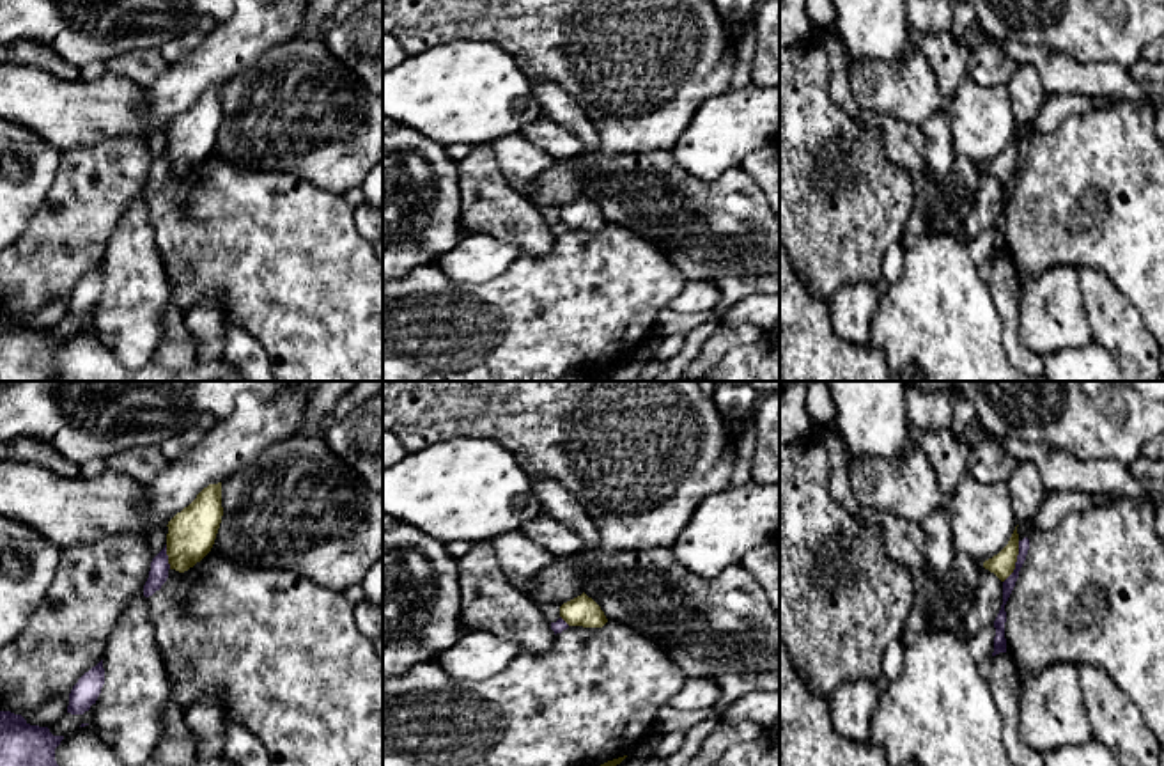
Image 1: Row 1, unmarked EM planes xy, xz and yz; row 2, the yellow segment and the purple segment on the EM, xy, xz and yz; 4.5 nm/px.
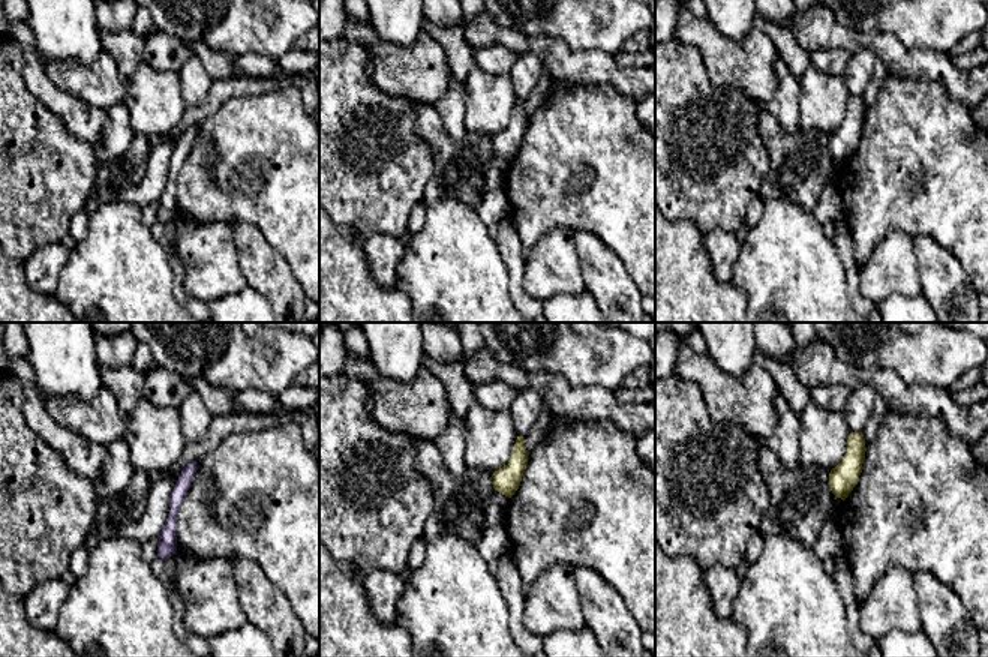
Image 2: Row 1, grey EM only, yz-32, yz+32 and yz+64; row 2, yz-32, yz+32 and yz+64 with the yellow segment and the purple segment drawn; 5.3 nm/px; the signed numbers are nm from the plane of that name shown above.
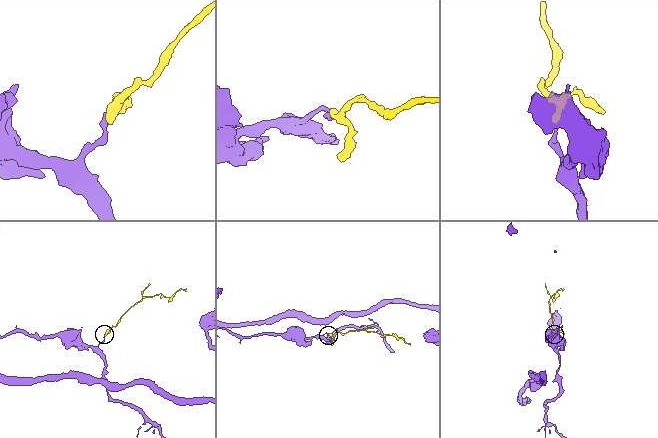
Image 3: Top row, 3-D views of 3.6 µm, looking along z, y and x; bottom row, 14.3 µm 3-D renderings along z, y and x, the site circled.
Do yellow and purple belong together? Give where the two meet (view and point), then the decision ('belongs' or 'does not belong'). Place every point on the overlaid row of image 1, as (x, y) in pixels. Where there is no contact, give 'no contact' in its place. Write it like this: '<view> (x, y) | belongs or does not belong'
yz (1016, 561) | does not belong

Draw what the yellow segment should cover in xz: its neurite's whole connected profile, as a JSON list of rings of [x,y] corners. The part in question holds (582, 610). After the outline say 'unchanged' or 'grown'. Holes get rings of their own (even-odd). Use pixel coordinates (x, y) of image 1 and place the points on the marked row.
[[[585,592],[560,606],[560,617],[569,626],[602,628],[608,619],[601,606]]]; unchanged

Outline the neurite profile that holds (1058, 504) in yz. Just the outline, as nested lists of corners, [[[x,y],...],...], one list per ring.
[[[1047,491],[1040,512],[1031,523],[1019,523],[1019,541],[1058,527],[1058,523],[1074,511],[1084,511],[1095,505],[1114,502],[1116,495],[1091,495],[1083,491]]]

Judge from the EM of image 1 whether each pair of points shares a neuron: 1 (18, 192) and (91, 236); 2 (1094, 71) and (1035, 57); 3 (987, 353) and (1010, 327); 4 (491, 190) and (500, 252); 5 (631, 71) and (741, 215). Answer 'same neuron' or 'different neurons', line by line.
1: different neurons
2: same neuron
3: different neurons
4: different neurons
5: different neurons

